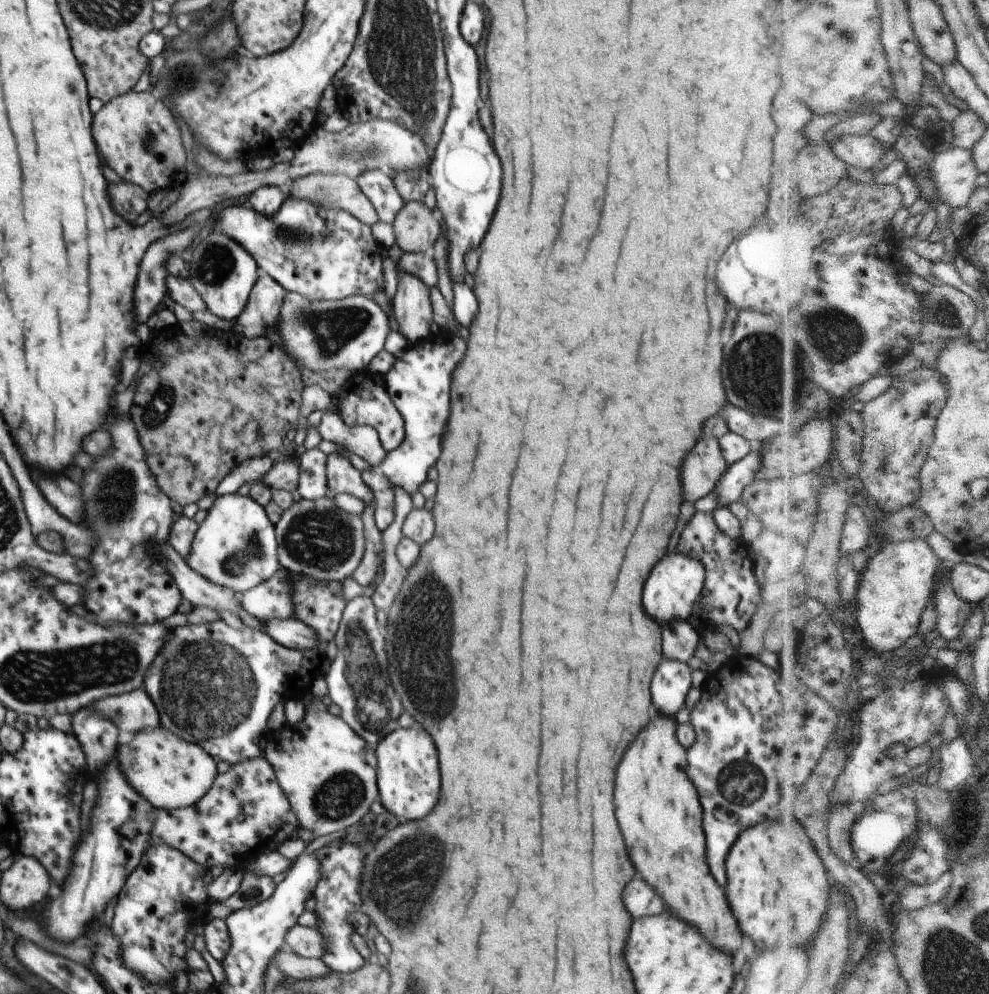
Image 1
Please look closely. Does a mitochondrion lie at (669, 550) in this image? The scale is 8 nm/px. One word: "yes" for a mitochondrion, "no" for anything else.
no

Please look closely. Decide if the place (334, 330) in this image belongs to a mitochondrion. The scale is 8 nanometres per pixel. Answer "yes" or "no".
yes

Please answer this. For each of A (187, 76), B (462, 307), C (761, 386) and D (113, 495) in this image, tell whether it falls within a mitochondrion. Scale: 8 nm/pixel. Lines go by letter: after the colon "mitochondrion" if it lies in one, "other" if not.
A: mitochondrion
B: other
C: mitochondrion
D: mitochondrion

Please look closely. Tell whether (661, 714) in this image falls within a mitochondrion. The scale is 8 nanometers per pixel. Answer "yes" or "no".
no

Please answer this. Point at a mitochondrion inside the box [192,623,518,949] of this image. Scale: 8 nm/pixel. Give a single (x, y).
(403, 875)

